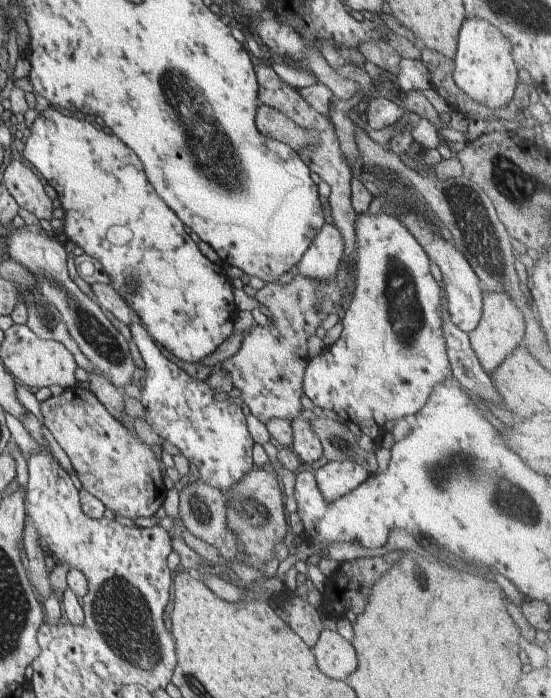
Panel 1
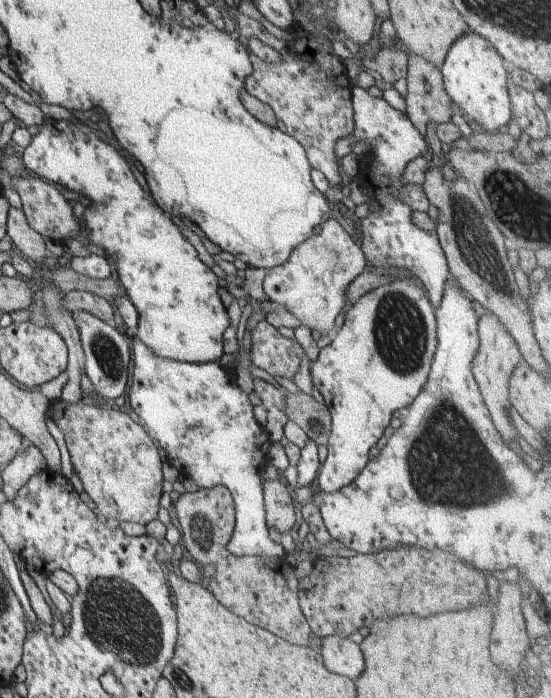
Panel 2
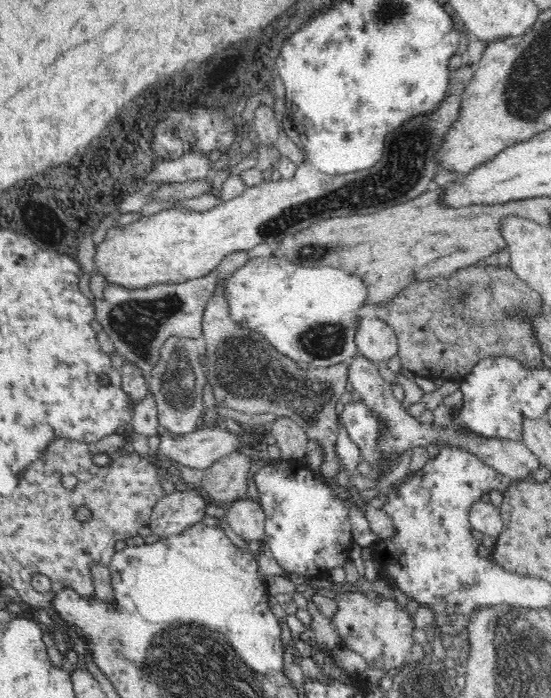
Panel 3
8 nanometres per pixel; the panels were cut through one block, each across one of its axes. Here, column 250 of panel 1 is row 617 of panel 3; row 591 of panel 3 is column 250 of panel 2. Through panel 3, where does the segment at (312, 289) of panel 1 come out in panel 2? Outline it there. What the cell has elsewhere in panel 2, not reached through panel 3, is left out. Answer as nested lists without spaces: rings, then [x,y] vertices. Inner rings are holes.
[[[267,321],[260,322],[254,329],[251,336],[250,360],[252,366],[266,372],[274,378],[271,380],[263,380],[262,378],[254,378],[254,392],[259,396],[261,404],[264,405],[267,412],[265,431],[273,442],[279,442],[283,436],[284,425],[289,421],[284,408],[286,408],[286,398],[280,390],[280,386],[276,386],[276,378],[282,377],[294,380],[294,376],[300,368],[301,362],[305,356],[305,352],[300,348],[299,342],[295,338],[287,338],[282,336],[277,328],[270,325]]]

